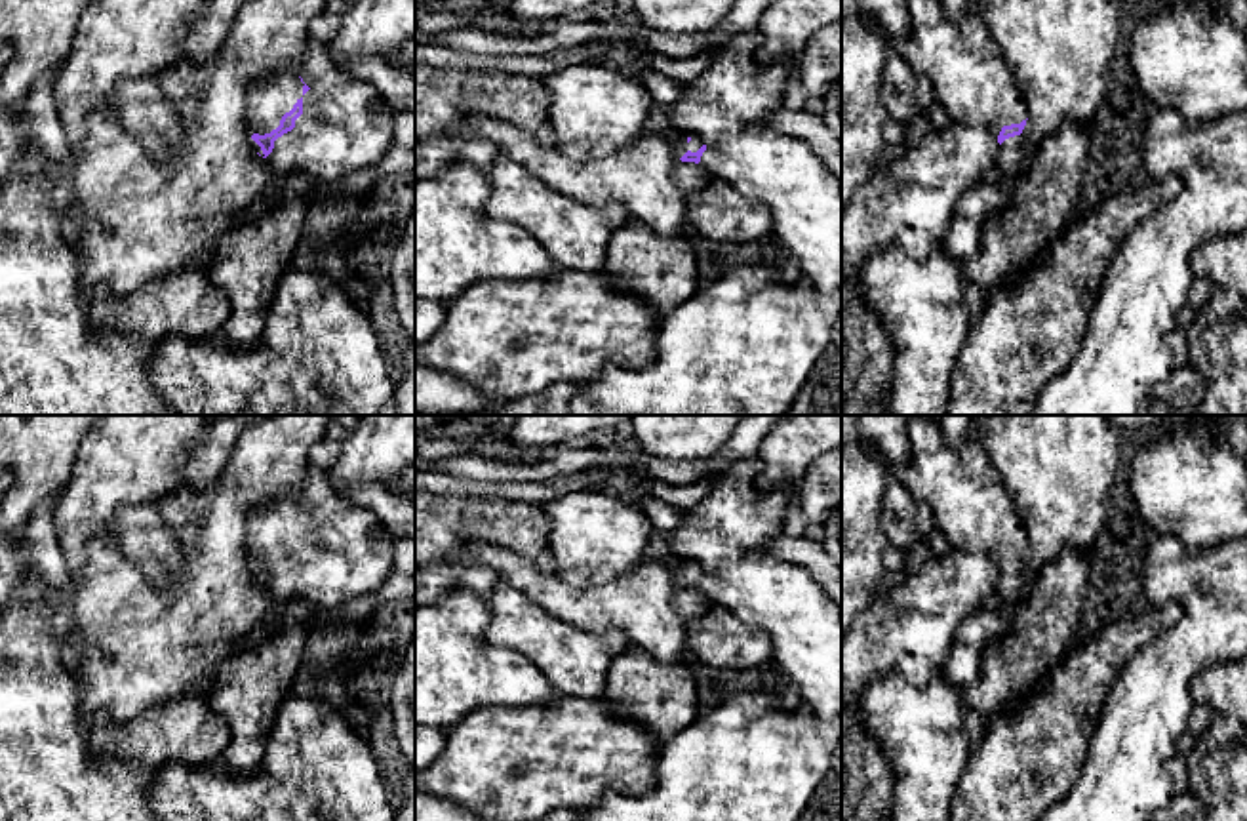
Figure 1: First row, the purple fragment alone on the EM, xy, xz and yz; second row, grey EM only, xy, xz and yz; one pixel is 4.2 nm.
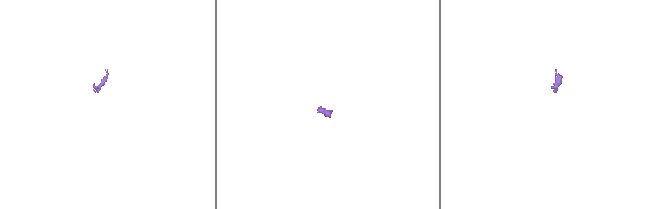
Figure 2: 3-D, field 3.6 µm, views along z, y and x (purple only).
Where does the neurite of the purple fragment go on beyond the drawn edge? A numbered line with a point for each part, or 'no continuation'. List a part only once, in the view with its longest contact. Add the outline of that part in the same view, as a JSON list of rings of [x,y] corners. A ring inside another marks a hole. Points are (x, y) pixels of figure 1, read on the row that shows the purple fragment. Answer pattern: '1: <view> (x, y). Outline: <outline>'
1: xy (345, 126). Outline: [[[318,40],[308,42],[303,57],[251,80],[246,93],[249,141],[267,166],[280,175],[303,171],[322,183],[379,164],[392,143],[394,114],[375,86],[339,67]],[[299,99],[303,114],[295,128],[265,156],[251,135],[276,130]]]

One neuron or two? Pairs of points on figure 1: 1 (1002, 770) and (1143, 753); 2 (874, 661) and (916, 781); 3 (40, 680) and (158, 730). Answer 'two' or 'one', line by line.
1: two
2: two
3: two

